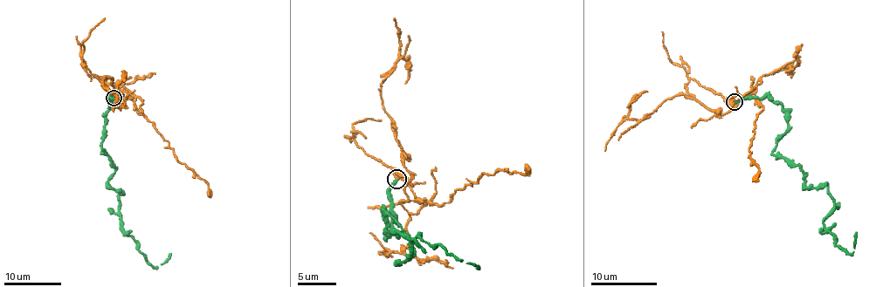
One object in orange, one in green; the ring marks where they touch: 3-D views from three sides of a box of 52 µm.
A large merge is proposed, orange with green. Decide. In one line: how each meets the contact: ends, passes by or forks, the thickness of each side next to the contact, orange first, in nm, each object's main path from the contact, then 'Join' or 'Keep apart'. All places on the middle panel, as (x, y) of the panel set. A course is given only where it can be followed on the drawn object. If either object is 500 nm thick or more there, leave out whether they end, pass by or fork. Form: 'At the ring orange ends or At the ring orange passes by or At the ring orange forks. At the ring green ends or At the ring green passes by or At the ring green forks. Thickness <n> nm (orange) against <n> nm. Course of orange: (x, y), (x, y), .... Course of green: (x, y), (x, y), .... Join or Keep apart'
At the ring orange forks. At the ring green ends. Thickness 220 nm (orange) against 240 nm. Course of orange: (396, 179), (407, 181), (418, 198), (440, 205), (482, 173), (493, 175), (505, 169), (525, 174), (525, 164). Course of green: (396, 179), (388, 231), (383, 207), (407, 257), (412, 240), (438, 243), (480, 269). Keep apart

